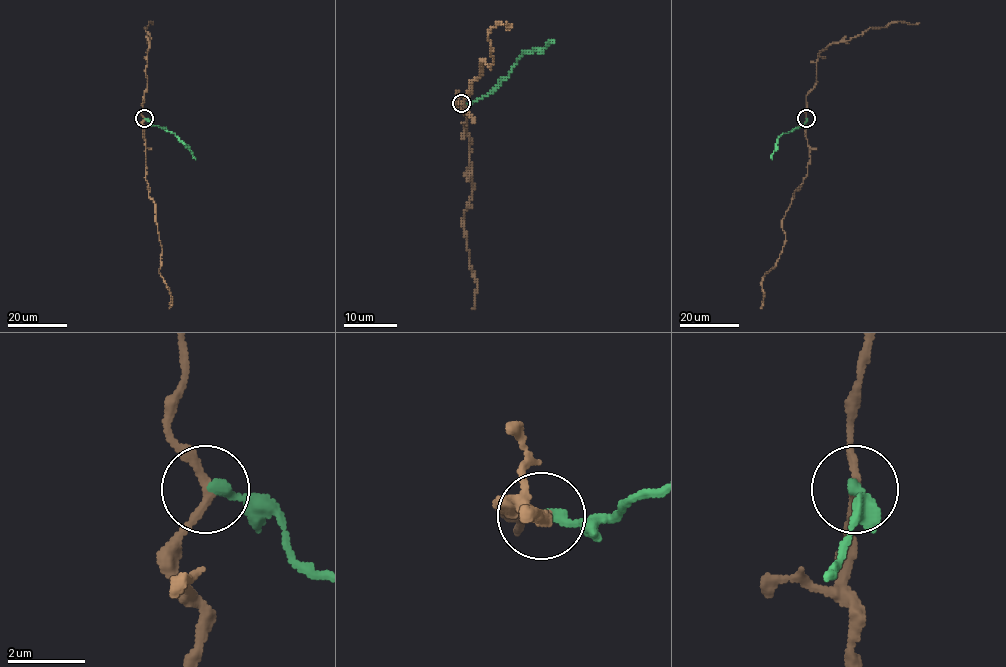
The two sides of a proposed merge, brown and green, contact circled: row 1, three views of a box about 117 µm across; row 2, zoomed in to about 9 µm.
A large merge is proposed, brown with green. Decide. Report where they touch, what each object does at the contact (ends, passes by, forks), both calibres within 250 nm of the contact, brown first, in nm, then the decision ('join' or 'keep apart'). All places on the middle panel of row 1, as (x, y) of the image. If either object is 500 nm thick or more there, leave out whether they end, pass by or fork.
at (461, 103); brown passes by; green ends there; 240 nm thick on the brown side, 280 nm on the other; keep apart

